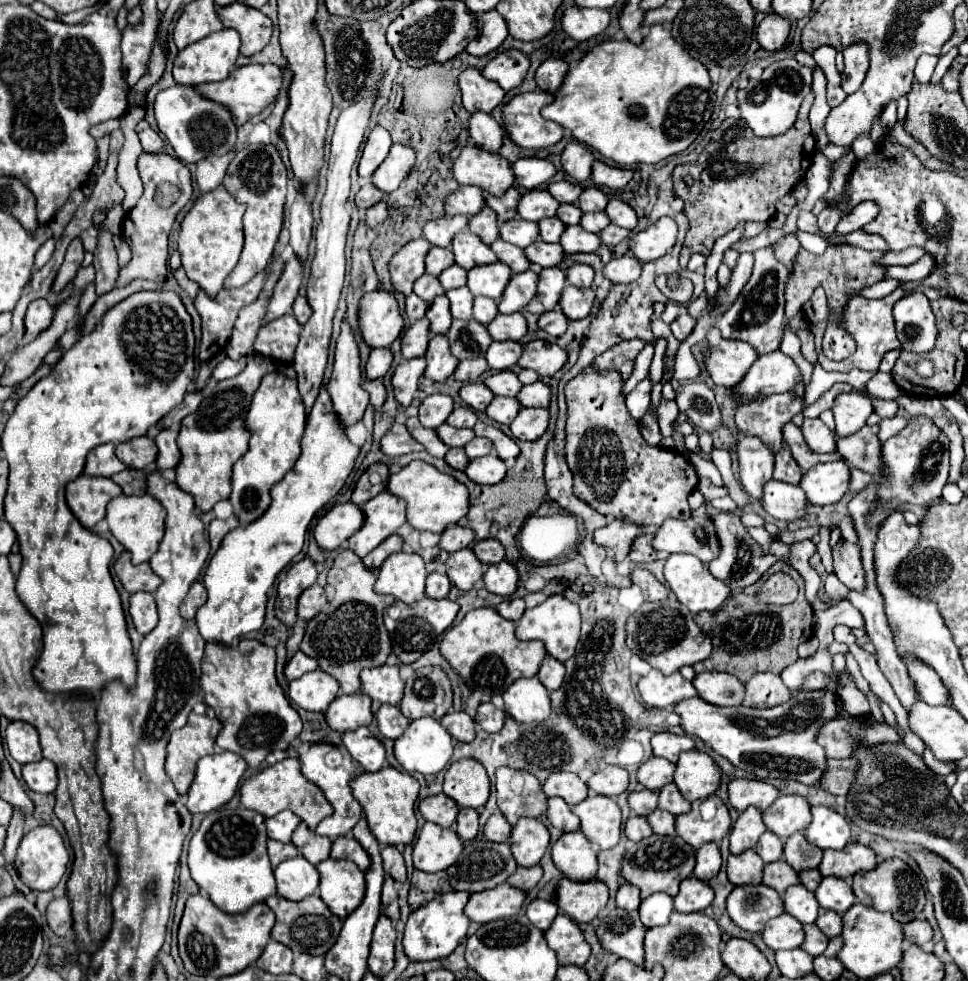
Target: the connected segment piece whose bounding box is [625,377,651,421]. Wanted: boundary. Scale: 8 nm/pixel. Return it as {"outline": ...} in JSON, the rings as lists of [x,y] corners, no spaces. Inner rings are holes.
{"outline":[[[647,377],[631,393],[627,393],[627,397],[625,397],[627,407],[629,407],[629,413],[633,417],[637,417],[637,421],[645,415],[645,411],[649,407],[649,393],[651,393],[651,381]]]}

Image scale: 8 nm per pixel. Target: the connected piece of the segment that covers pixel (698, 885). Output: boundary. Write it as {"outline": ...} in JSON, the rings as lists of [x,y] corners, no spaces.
{"outline":[[[687,877],[687,881],[683,881],[675,897],[675,909],[681,913],[703,911],[713,903],[713,897],[715,893],[707,881],[699,881],[697,877]]]}

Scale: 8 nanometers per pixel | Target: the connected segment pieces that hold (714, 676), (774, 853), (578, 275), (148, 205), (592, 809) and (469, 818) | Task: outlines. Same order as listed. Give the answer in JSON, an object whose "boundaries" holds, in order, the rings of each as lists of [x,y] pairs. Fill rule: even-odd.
{"boundaries":[[[[705,671],[693,679],[693,685],[701,699],[721,707],[741,705],[745,697],[745,685],[735,675],[729,673]]],[[[765,831],[763,837],[759,839],[755,851],[757,851],[757,855],[759,855],[765,863],[783,859],[783,841],[781,841],[779,837],[775,837],[771,831]]],[[[581,263],[573,265],[567,271],[567,281],[575,287],[591,287],[593,277],[595,277],[595,271],[589,265],[581,265]]],[[[141,153],[137,167],[139,167],[139,173],[141,173],[145,193],[137,201],[137,205],[125,215],[123,239],[131,247],[133,259],[129,261],[127,267],[123,267],[119,271],[117,287],[129,285],[133,279],[149,279],[149,281],[155,281],[155,283],[165,281],[167,257],[169,257],[167,255],[167,237],[171,233],[171,227],[173,227],[177,213],[191,199],[191,173],[185,167],[185,163],[179,161],[177,157],[171,157],[167,153],[157,153],[157,155]],[[169,191],[173,195],[167,197]]],[[[591,795],[573,807],[573,813],[581,819],[581,831],[587,839],[601,849],[613,849],[621,837],[621,809],[617,799]]],[[[461,809],[455,821],[455,833],[461,841],[473,841],[479,831],[479,815],[475,809]]]]}

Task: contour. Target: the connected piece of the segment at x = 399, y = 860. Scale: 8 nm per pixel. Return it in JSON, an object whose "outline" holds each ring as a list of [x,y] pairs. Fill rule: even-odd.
{"outline":[[[383,847],[383,849],[381,849],[381,857],[383,857],[385,873],[389,873],[391,877],[395,877],[397,883],[405,883],[407,875],[405,875],[403,855],[401,855],[395,847]]]}

